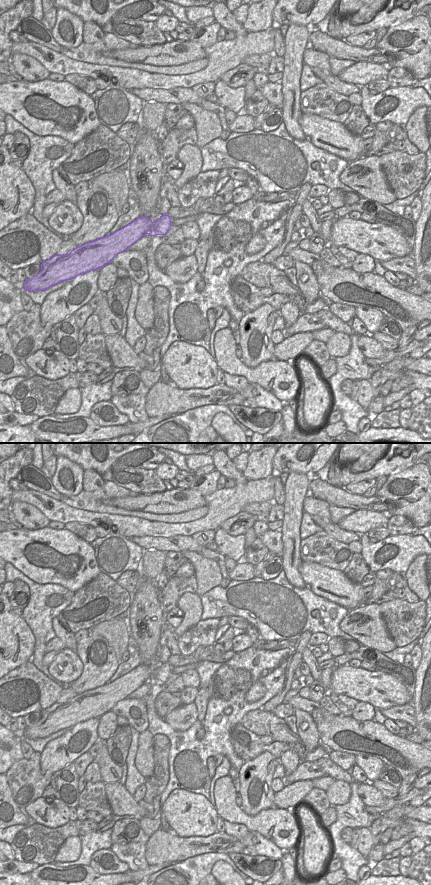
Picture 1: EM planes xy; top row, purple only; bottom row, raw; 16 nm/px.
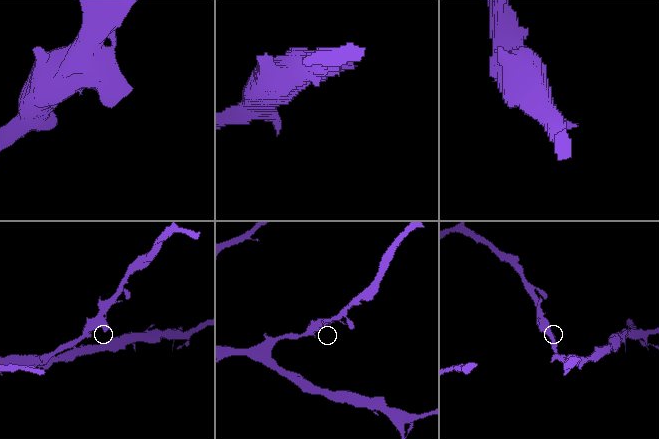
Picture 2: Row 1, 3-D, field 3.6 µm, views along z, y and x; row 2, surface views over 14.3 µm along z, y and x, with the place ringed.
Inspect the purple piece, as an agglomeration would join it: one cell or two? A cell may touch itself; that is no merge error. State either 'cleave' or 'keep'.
keep

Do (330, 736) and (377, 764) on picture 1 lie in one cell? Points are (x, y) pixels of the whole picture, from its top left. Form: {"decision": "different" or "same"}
{"decision": "different"}

